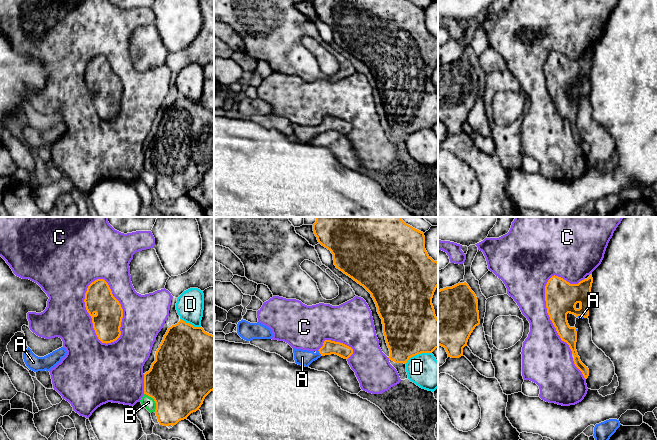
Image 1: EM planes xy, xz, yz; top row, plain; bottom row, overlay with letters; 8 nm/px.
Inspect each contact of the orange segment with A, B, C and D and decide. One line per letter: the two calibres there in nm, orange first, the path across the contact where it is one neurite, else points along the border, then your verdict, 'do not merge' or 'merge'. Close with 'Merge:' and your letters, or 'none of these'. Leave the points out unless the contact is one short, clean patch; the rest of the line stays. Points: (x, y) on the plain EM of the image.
A: 120/130 nm | across xz (329, 123), (319, 128), (315, 132), (302, 133) | merge
B: 500/90 nm | do not merge
C: 220/340 nm | do not merge
D: 440/260 nm | do not merge
Merge: A

